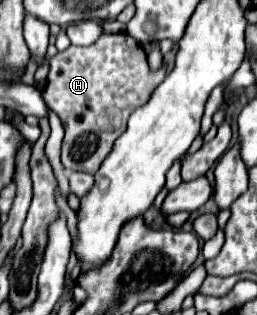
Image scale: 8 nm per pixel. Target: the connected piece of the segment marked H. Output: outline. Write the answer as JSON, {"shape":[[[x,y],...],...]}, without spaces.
{"shape":[[[102,34],[90,46],[70,46],[58,52],[54,60],[50,58],[48,84],[42,96],[60,116],[66,130],[62,166],[68,172],[98,172],[114,140],[126,130],[128,116],[146,104],[164,76],[164,68],[154,74],[150,72],[142,46],[128,34]]]}

